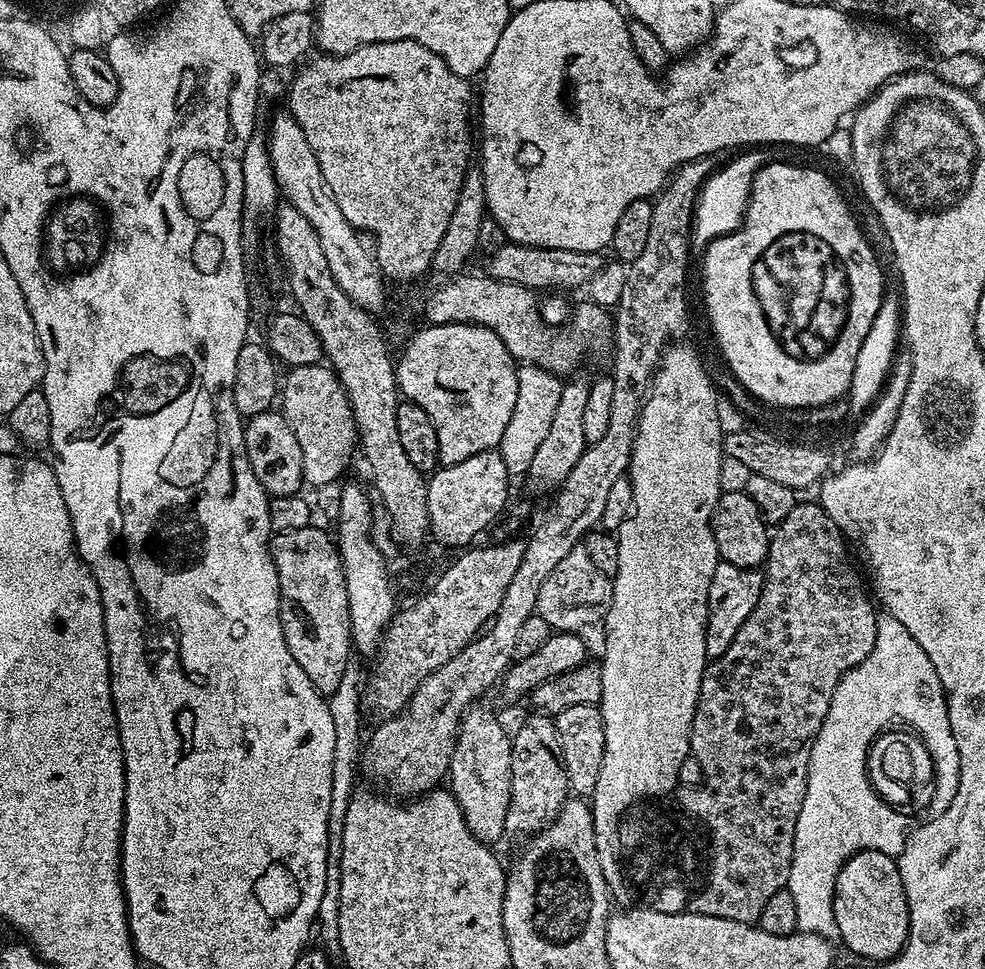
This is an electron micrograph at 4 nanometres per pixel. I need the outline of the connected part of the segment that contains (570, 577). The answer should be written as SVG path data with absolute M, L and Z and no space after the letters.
M578 546L554 566L550 578L542 582L542 590L538 590L538 602L535 615L541 616L556 632L579 633L580 628L588 628L591 624L599 625L604 615L610 610L612 601L613 577L602 574L590 554L586 554L583 546Z

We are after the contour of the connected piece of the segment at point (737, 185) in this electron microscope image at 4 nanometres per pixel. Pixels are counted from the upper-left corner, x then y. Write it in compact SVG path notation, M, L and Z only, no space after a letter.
M752 148L737 153L736 158L721 165L716 173L707 180L696 200L693 216L691 245L698 250L707 248L713 241L727 233L732 233L743 224L745 211L748 209L749 195L752 193L753 178L757 170L771 161L772 156L764 148Z

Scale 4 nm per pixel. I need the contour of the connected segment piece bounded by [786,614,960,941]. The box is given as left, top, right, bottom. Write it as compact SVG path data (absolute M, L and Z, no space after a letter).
M884 614L877 619L874 648L870 650L868 657L859 666L844 673L844 677L838 682L830 698L830 710L826 710L822 730L818 730L818 738L810 754L806 798L796 819L792 865L786 889L794 898L794 907L798 914L796 927L799 931L818 934L824 940L835 941L838 937L838 926L834 920L832 889L840 865L848 861L855 852L878 850L896 858L903 850L910 831L907 816L909 813L899 807L890 812L890 802L884 799L884 788L876 784L872 774L872 754L878 742L886 736L900 734L920 734L922 744L928 744L928 750L932 754L934 780L930 780L930 792L936 792L936 798L934 802L926 804L914 802L911 811L922 814L924 820L933 820L935 816L942 814L942 810L946 810L946 806L950 806L950 798L954 798L960 773L958 746L954 746L954 734L950 730L950 718L946 710L942 682L938 682L938 670L934 670L930 658L926 658L926 650L922 650L922 646L914 642L910 630L906 630L906 626L898 622L898 618Z

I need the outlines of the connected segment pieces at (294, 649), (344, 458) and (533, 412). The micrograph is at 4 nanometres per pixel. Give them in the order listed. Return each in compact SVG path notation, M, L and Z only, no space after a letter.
M316 527L275 533L270 547L278 570L280 621L286 646L290 646L294 662L306 670L306 678L314 682L320 695L329 698L342 680L354 645L348 626L348 595L340 549L331 535Z
M323 363L289 367L288 377L283 377L278 388L278 408L284 413L286 422L290 422L290 430L294 430L294 438L298 438L298 447L302 450L302 474L304 484L328 484L336 480L344 472L344 467L352 460L352 451L355 453L358 448L358 437L356 435L356 423L352 407L344 393L342 382L332 371L331 367Z
M521 363L516 369L518 378L518 402L514 402L514 414L510 414L510 423L506 426L506 434L500 439L499 453L506 462L509 477L523 477L528 471L534 454L542 438L546 438L546 430L550 430L550 421L554 419L554 410L558 400L562 398L564 384L561 377L535 364Z

